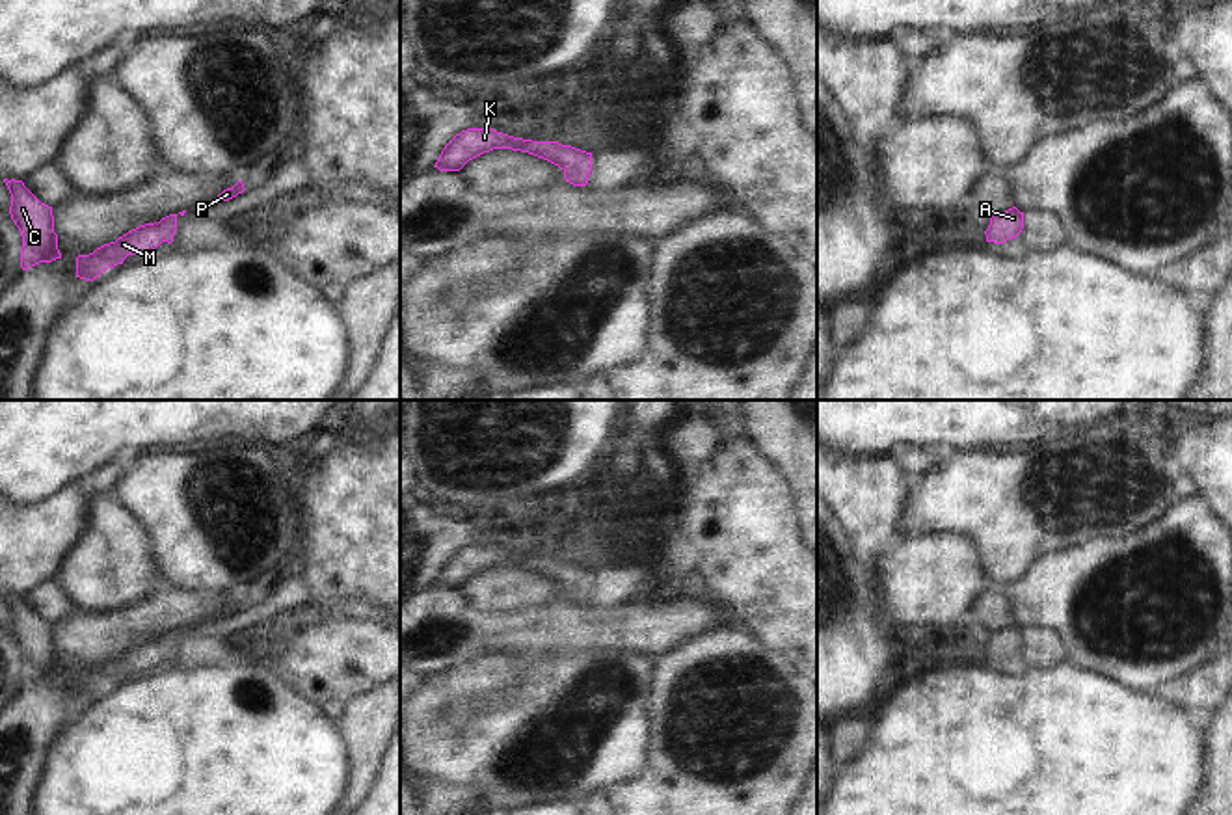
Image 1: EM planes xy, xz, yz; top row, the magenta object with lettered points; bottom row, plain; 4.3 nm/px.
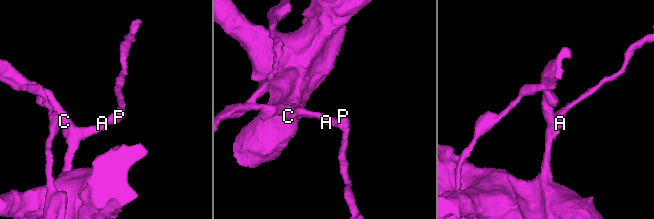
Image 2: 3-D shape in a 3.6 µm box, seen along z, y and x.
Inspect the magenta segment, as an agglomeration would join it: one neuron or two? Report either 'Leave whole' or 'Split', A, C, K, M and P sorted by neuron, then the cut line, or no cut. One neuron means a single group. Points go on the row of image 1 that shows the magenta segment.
Leave whole. Groups: A C K M P. No split

